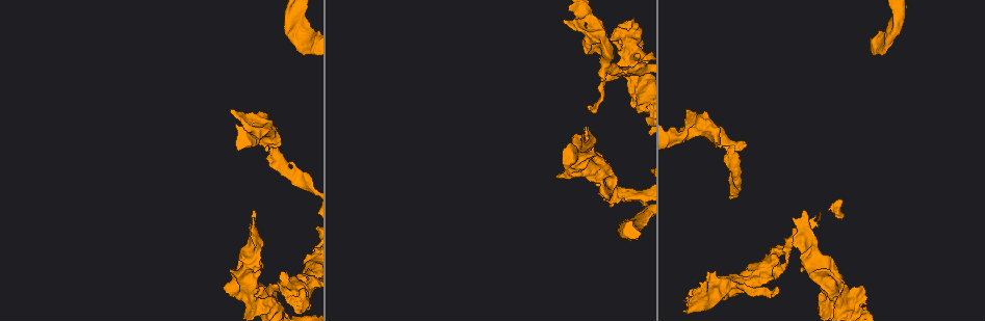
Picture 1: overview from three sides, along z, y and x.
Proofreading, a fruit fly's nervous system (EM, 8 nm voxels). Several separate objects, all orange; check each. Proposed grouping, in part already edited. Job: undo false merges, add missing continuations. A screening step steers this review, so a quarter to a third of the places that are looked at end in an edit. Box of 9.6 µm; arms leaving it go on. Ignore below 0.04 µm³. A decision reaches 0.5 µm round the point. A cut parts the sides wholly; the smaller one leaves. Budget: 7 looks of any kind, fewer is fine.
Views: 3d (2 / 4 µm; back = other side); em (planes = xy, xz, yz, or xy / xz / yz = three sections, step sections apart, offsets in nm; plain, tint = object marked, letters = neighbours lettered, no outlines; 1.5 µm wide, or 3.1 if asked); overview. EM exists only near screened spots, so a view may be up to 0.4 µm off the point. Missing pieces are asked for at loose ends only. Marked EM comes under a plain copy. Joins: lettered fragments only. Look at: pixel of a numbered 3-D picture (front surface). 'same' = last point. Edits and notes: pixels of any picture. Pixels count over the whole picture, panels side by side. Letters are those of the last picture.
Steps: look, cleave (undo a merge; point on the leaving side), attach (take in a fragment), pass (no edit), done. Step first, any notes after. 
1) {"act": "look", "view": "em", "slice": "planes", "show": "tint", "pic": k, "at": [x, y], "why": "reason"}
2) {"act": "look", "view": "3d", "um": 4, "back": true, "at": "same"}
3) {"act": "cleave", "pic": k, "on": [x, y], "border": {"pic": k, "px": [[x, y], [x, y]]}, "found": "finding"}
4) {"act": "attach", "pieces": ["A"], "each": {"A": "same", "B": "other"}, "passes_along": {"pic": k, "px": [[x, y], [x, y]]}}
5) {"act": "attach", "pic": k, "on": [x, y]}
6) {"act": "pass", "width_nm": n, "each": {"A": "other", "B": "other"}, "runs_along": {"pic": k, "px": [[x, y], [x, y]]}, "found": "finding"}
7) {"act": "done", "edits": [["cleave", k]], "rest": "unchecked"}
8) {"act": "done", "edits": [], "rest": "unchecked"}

{"act": "look", "view": "3d", "um": 4, "pic": 1, "at": [739, 282], "why": "arms part here"}

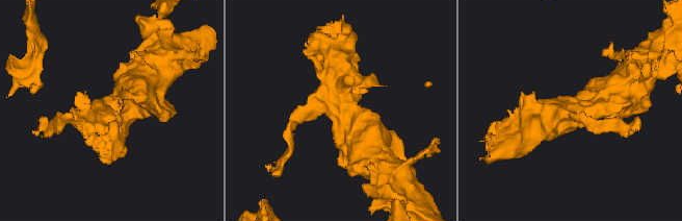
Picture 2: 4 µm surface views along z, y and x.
{"act": "look", "view": "em", "slice": "yz", "step": 4, "show": "tint", "pic": 2, "at": [568, 109]}

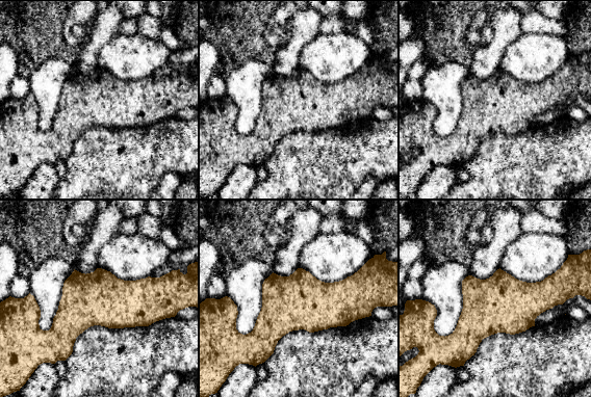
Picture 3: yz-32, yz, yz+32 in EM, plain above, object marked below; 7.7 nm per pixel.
{"act": "look", "view": "em", "slice": "xz", "step": 8, "show": "letters", "at": "same", "why": "another direction"}

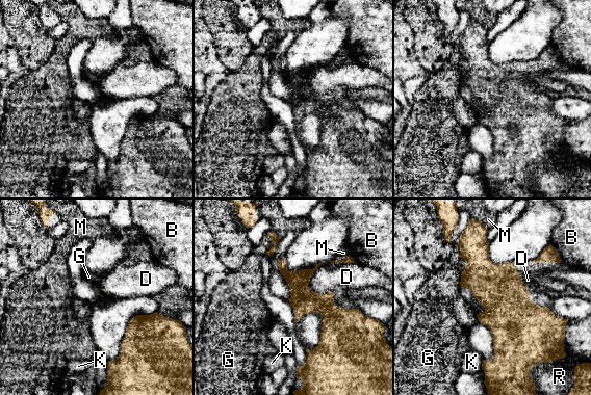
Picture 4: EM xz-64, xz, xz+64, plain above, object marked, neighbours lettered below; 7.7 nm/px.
{"act": "pass", "width_nm": 380, "each": {"B": "other", "D": "other", "G": "other", "K": "other", "M": "other", "R": "other"}, "border": {"pic": 4, "px": [[483, 359], [481, 368]]}, "found": "continuous, no second neuron"}

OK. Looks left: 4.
{"act": "look", "view": "em", "slice": "planes", "show": "letters", "pic": 1, "at": [842, 288], "why": "free end"}

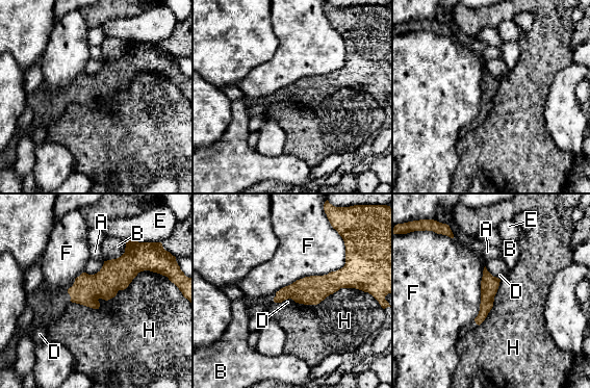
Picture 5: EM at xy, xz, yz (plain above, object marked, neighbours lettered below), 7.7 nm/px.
{"act": "pass", "width_nm": 140, "longest_contact_nm": ["H", 750], "each": {"A": "other", "B": "other", "D": "other", "E": "other", "F": "other", "H": "other"}, "found": "no lettered fragment goes on from it"}

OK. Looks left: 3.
{"act": "look", "view": "em", "slice": "xz", "step": 4, "show": "letters", "pic": 1, "at": [297, 29], "why": "a fork"}

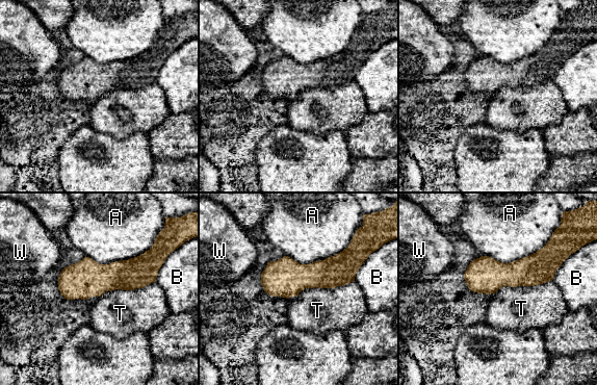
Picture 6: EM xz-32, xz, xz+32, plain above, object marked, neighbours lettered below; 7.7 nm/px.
{"act": "pass", "each": {"A": "other", "B": "other", "T": "other", "W": "other"}, "border": {"pic": 6, "px": [[354, 280], [305, 287], [296, 297]]}, "found": "one neuron here"}

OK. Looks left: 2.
{"act": "done", "edits": [], "rest": "unchecked"}

